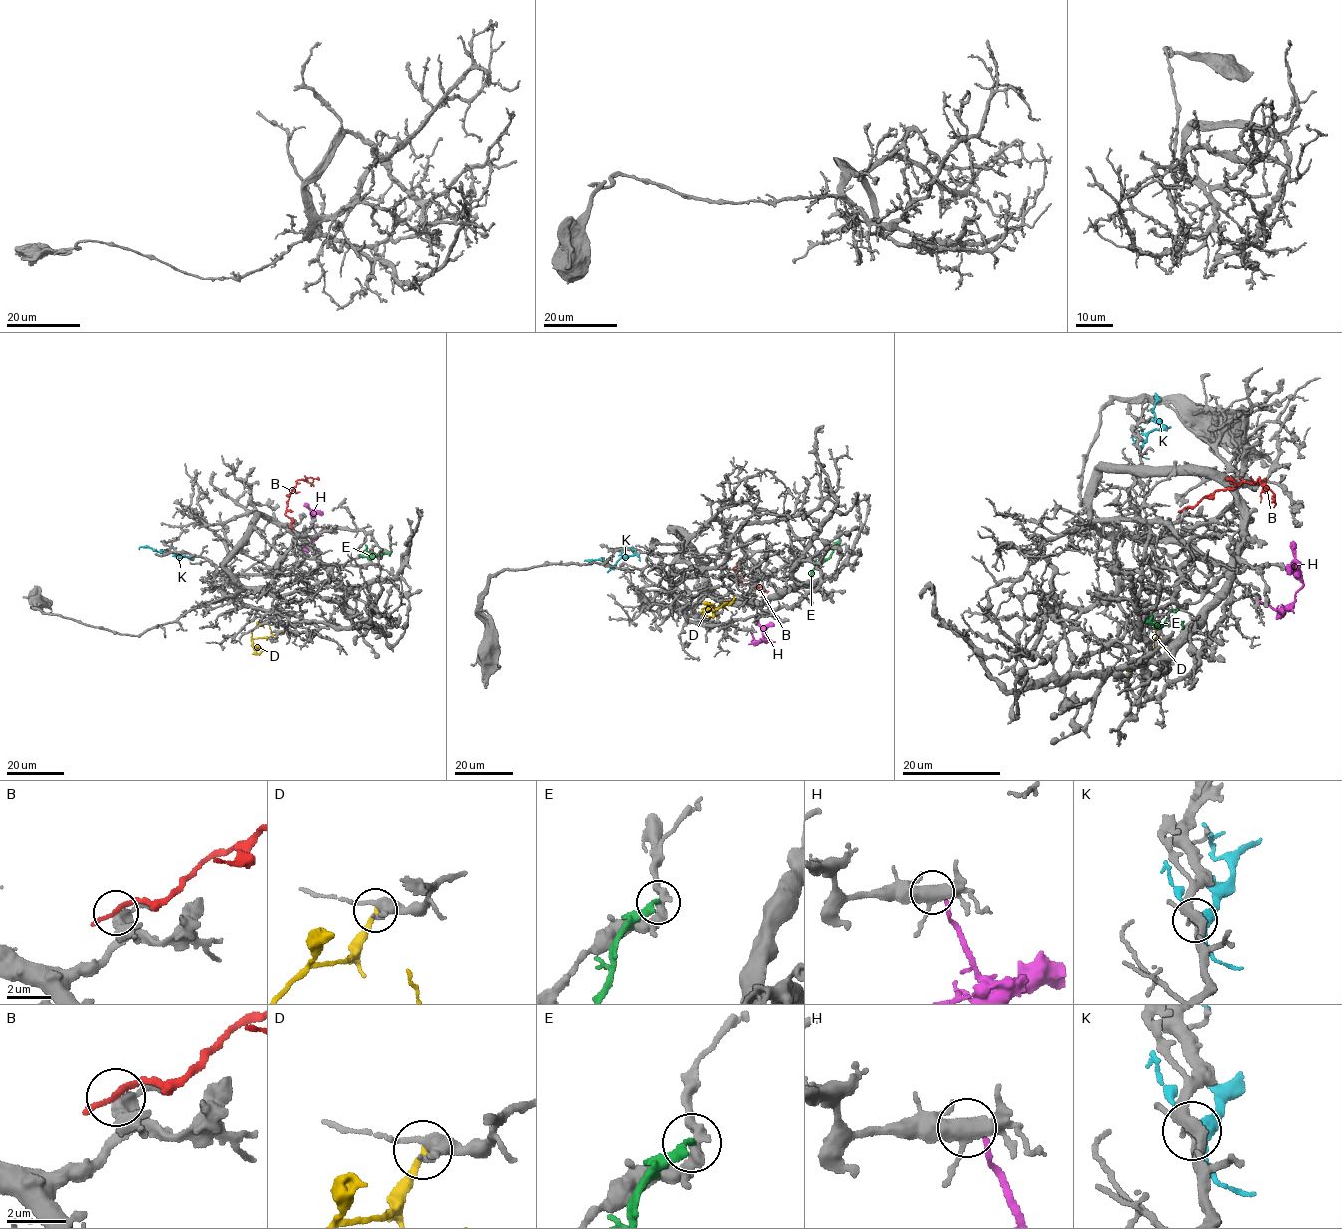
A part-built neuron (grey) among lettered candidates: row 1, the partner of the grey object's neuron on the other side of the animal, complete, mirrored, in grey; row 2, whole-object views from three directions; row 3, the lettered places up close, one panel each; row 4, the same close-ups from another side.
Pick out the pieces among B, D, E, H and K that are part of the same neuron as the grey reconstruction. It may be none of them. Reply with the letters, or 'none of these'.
none of these

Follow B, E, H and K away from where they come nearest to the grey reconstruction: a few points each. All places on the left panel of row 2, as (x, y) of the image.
B: (291, 526), (292, 520), (285, 515), (287, 501), (297, 480), (313, 478), (313, 485)
E: (390, 552), (362, 558)
H: (297, 552), (303, 550), (315, 532), (312, 509), (305, 502)
K: (189, 558), (168, 550), (155, 551), (148, 547), (139, 549)

